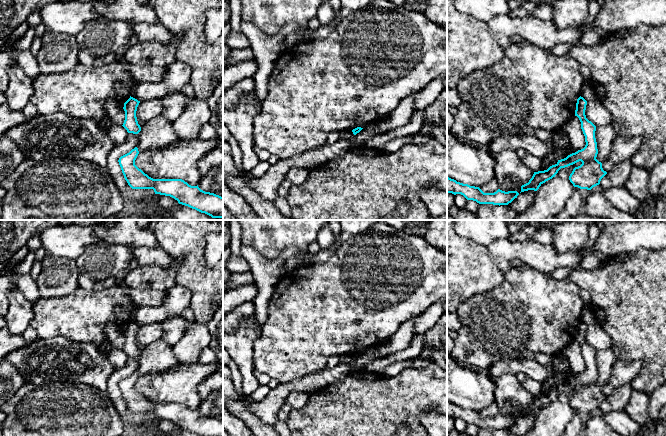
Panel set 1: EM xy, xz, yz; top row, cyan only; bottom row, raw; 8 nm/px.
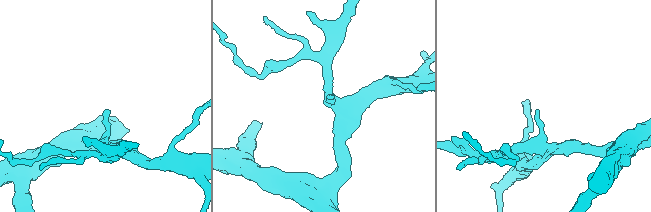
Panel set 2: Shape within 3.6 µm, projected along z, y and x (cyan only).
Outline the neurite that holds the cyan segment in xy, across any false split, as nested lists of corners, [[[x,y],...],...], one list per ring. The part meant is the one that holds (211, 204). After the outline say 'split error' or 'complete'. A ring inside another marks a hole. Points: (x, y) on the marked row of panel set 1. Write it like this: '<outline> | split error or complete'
[[[135,147],[118,160],[122,173],[132,189],[153,189],[155,194],[170,196],[212,218],[223,218],[223,197],[191,186],[182,179],[153,179],[135,165],[139,154]]] | complete

